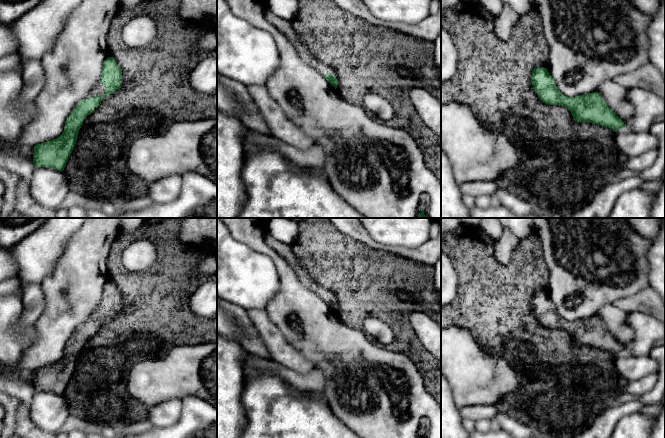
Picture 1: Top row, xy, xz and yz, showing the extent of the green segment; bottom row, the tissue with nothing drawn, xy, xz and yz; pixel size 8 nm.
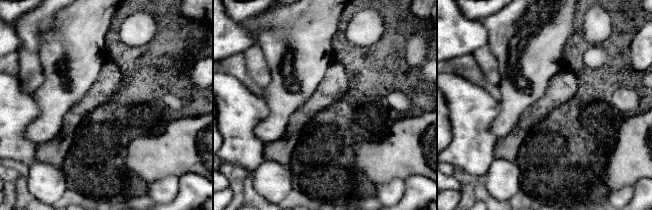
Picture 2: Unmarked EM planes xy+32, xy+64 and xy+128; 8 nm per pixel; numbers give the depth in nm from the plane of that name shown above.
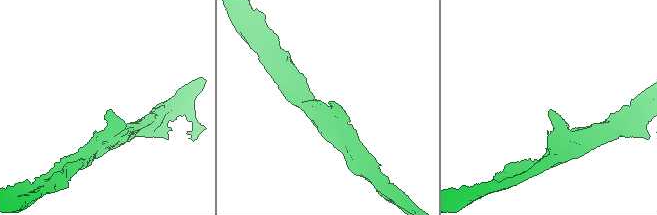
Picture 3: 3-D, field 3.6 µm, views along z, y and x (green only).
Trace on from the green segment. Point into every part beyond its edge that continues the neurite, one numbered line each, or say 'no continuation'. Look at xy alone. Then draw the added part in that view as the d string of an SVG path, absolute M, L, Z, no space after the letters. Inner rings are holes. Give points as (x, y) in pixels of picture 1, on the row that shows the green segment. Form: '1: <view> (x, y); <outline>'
1: xy (98, 89); M101 78L99 79L99 81L94 85L94 87L92 88L92 90L87 94L86 98L89 97L95 97L96 95L99 96L99 104L100 104L100 98L102 97L103 94L105 94L105 87L104 85L100 82ZM84 99L84 100L85 100Z

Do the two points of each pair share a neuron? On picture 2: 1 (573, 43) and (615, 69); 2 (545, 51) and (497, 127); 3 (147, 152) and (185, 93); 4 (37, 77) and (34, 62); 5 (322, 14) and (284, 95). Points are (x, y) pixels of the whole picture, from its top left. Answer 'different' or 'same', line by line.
1: same
2: same
3: different
4: same
5: same

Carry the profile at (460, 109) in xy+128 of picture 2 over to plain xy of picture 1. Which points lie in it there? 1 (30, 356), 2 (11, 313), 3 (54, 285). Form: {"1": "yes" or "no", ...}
{"1": "no", "2": "yes", "3": "no"}

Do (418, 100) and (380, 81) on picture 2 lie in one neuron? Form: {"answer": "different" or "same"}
{"answer": "same"}

